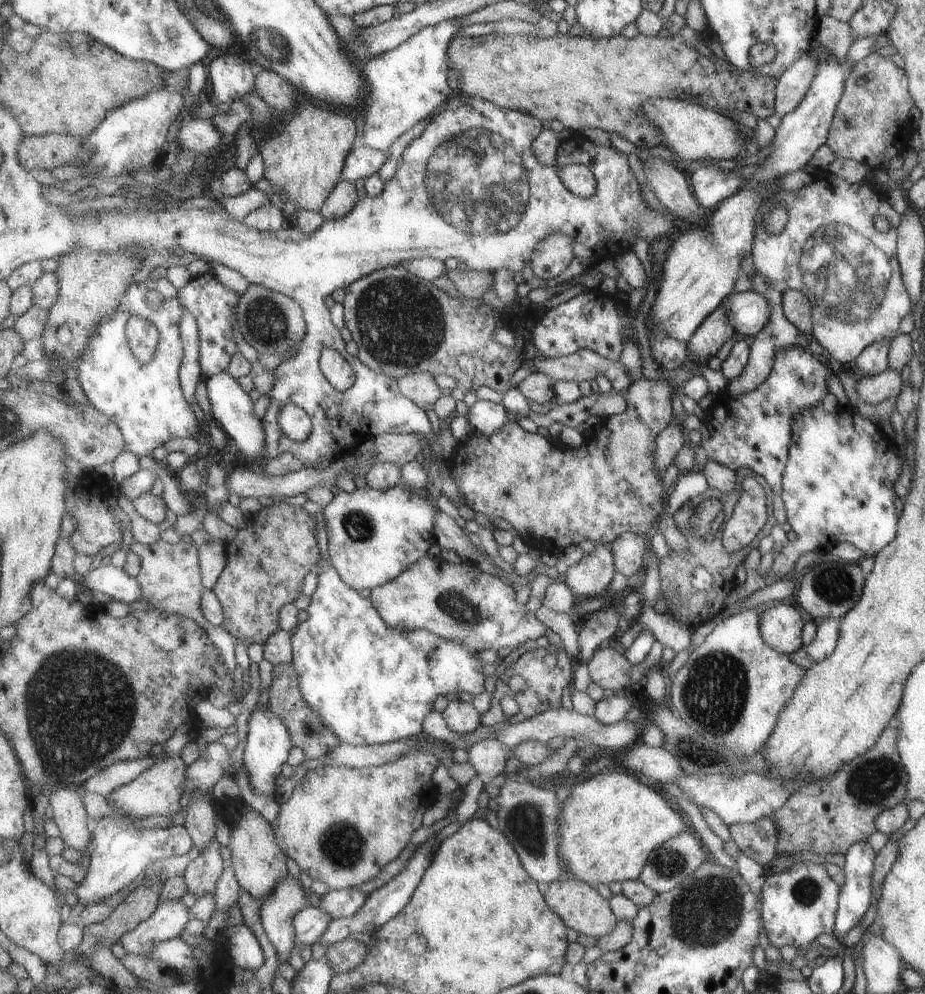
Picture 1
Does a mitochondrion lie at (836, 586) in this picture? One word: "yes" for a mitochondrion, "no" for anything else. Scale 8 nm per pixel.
yes

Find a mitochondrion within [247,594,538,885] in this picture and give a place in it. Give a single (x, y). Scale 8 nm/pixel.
(343, 845)

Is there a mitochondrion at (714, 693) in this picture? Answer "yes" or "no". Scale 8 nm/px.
yes

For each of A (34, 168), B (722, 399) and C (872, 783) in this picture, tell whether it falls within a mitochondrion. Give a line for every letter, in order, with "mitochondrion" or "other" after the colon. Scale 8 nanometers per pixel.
A: other
B: other
C: mitochondrion

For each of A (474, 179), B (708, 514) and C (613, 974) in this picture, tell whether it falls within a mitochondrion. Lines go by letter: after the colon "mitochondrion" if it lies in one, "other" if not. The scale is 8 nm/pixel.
A: mitochondrion
B: mitochondrion
C: other

